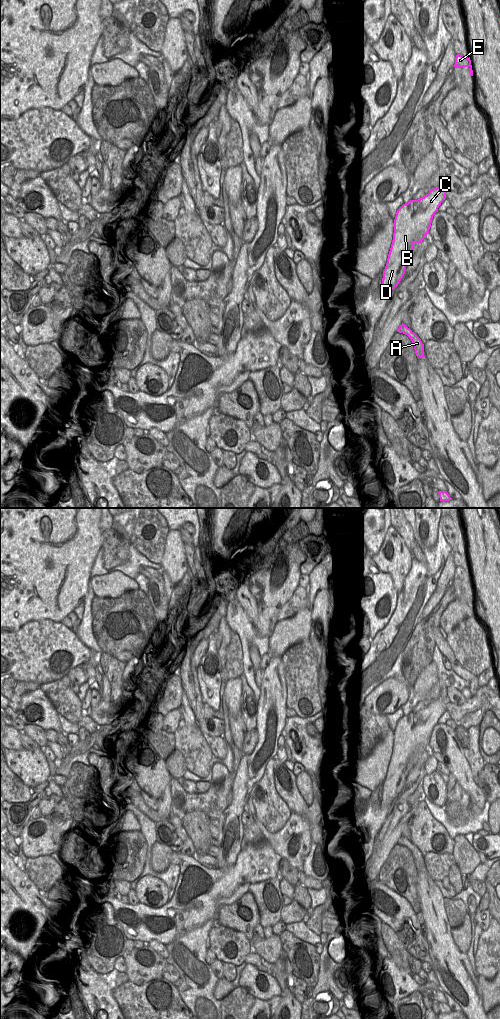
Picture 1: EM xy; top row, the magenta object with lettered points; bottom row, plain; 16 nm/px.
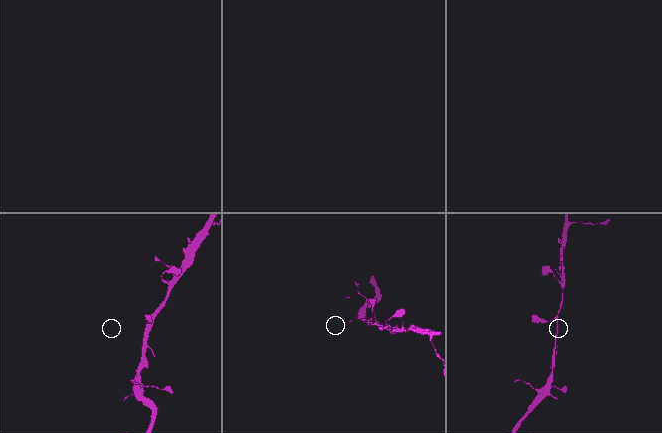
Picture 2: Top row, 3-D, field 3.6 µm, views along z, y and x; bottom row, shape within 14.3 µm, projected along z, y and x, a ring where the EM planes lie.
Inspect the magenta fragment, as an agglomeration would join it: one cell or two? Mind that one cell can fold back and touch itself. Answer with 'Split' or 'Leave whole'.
Leave whole

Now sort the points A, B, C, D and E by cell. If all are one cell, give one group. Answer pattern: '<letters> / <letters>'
A B C D E

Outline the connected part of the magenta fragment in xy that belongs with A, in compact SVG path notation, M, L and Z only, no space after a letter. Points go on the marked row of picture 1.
M402 323L397 329L397 332L405 334L411 339L417 357L425 358L424 344L422 343L421 339L410 328L408 328L405 324Z

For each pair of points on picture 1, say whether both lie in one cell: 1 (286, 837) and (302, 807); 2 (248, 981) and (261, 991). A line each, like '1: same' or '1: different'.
1: different
2: same

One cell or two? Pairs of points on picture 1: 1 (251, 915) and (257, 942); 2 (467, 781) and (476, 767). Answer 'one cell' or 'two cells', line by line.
1: two cells
2: two cells

